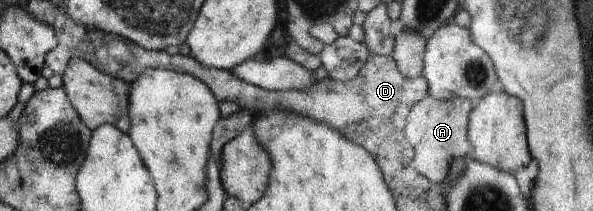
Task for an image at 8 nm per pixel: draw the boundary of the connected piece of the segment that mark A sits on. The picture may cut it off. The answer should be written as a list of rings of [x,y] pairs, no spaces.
[[[426,94],[423,100],[412,106],[404,128],[407,145],[416,151],[413,160],[407,161],[412,169],[424,175],[431,184],[441,184],[451,172],[452,159],[472,155],[473,147],[468,139],[469,113],[474,103],[462,98],[448,98],[437,100]]]

